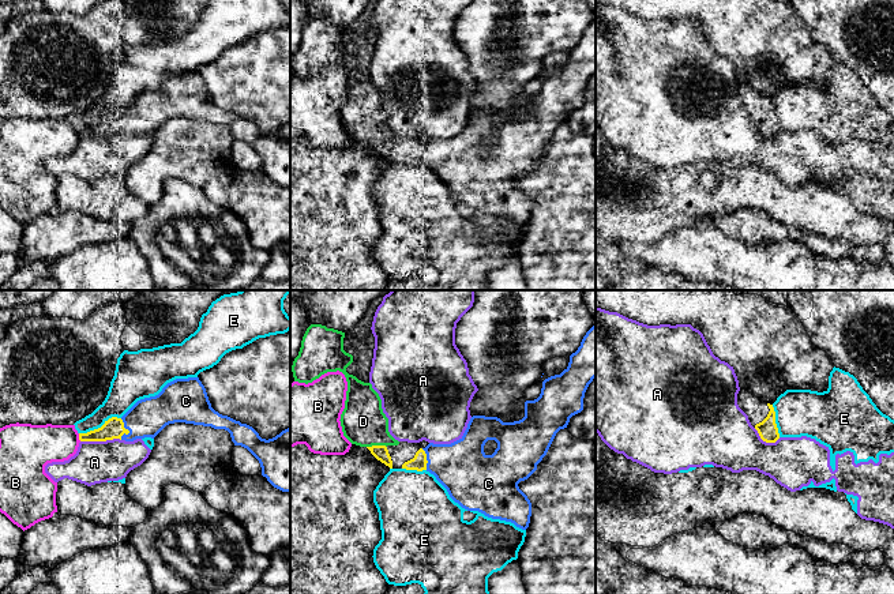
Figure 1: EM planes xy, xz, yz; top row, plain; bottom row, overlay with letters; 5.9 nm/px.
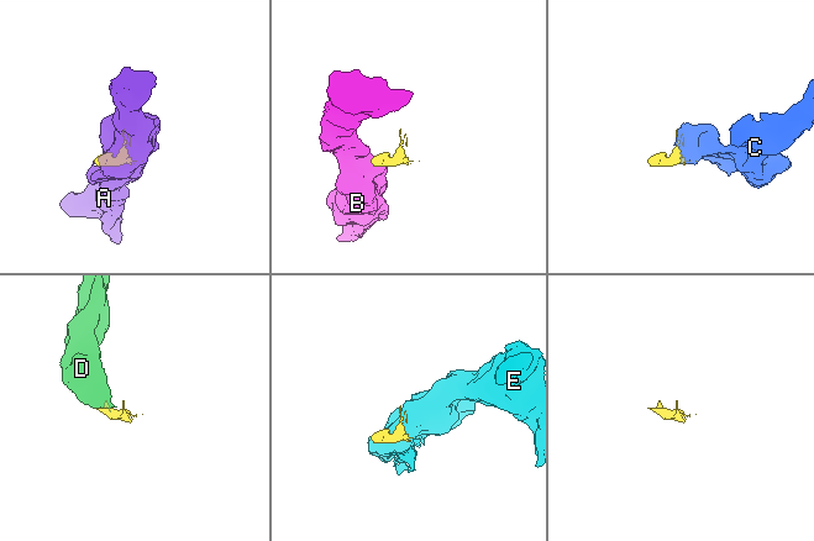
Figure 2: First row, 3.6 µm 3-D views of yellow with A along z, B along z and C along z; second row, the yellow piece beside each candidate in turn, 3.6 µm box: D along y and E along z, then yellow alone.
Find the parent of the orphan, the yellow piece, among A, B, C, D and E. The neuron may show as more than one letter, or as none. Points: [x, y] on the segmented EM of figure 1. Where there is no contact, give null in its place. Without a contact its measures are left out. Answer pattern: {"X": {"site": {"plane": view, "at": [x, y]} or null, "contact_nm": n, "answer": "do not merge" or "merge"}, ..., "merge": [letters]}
{"A": {"site": {"plane": "xy", "at": [100, 440]}, "contact_nm": 240, "answer": "do not merge"}, "B": {"site": {"plane": "xy", "at": [79, 438]}, "contact_nm": 50, "answer": "do not merge"}, "C": {"site": {"plane": "xy", "at": [128, 431]}, "contact_nm": 130, "answer": "merge"}, "D": {"site": {"plane": "xz", "at": [376, 446]}, "contact_nm": 120, "answer": "merge"}, "E": {"site": {"plane": "xy", "at": [101, 427]}, "contact_nm": 260, "answer": "do not merge"}, "merge": ["C", "D"]}

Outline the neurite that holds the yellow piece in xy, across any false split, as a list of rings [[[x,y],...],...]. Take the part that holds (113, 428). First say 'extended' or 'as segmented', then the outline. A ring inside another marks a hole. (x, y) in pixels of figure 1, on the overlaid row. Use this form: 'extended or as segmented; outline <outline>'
extended; outline [[[199,377],[176,379],[168,383],[158,395],[138,401],[121,418],[112,417],[101,428],[87,433],[79,433],[79,440],[106,441],[120,439],[134,441],[144,437],[154,439],[166,425],[174,422],[228,431],[234,446],[247,448],[259,460],[262,475],[274,488],[282,492],[290,492],[290,428],[282,431],[273,439],[262,439],[252,426],[215,411]]]

